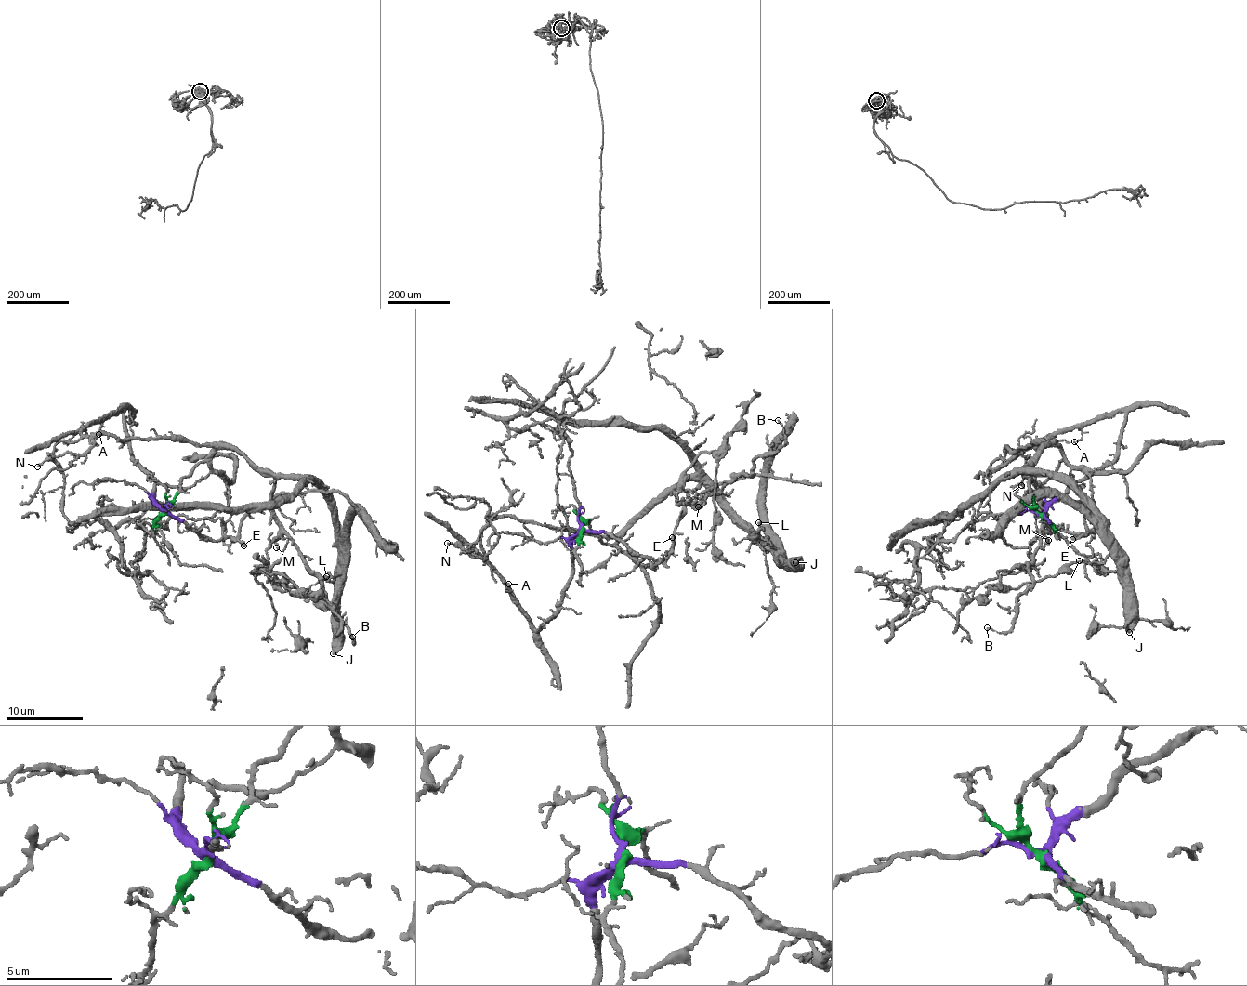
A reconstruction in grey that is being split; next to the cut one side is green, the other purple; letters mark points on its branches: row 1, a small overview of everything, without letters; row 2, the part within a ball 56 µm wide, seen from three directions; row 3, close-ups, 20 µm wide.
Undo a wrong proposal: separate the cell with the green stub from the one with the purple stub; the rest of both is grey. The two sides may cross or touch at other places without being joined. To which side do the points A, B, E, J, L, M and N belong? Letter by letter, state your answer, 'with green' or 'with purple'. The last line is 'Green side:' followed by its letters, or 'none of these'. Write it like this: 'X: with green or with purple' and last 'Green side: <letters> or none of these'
A: with purple
B: with green
E: with purple
J: with green
L: with green
M: with green
N: with green
Green side: B, J, L, M, N

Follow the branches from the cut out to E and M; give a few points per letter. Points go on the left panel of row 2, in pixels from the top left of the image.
E: (164, 509), (206, 537), (220, 540), (230, 537), (243, 546)
M: (164, 511), (183, 478), (217, 449), (232, 447), (273, 478), (271, 515), (288, 542), (281, 549), (277, 547)

